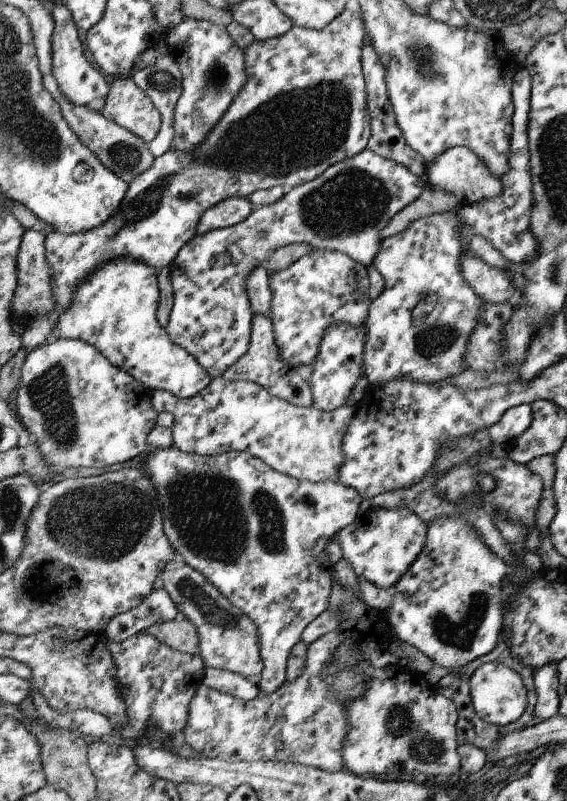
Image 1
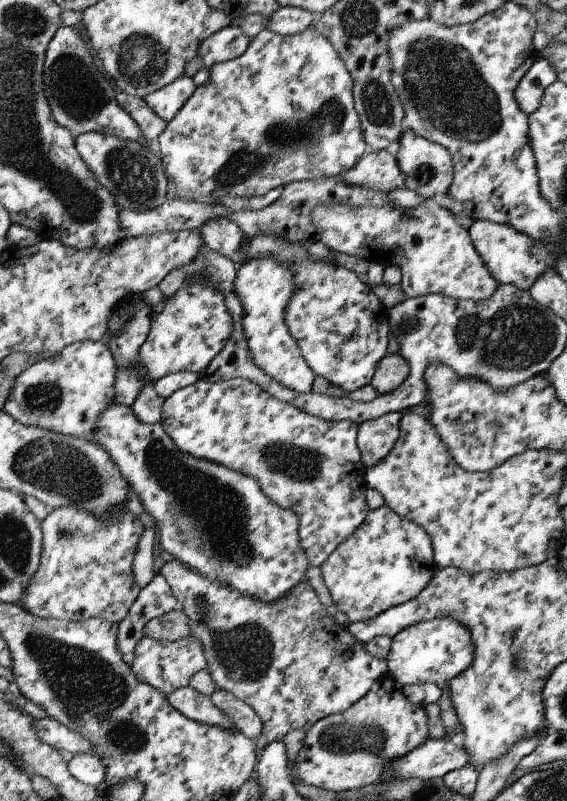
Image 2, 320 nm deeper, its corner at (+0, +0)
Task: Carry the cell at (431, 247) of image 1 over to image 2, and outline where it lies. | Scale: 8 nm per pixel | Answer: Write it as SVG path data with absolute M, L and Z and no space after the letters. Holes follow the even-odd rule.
M400 353L385 354L372 374L372 380L369 381L369 384L377 395L382 395L395 390L408 376L408 372L408 362Z

